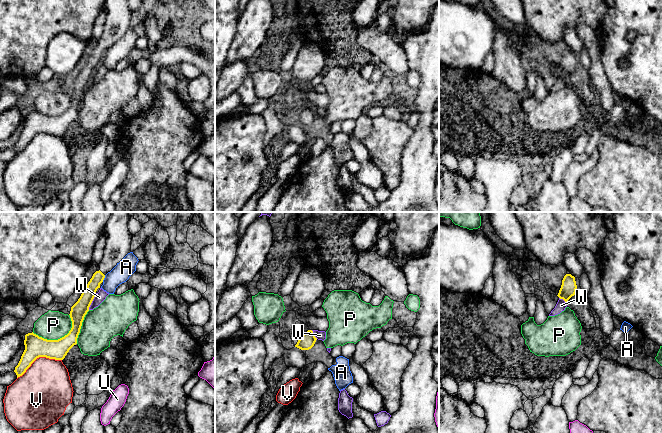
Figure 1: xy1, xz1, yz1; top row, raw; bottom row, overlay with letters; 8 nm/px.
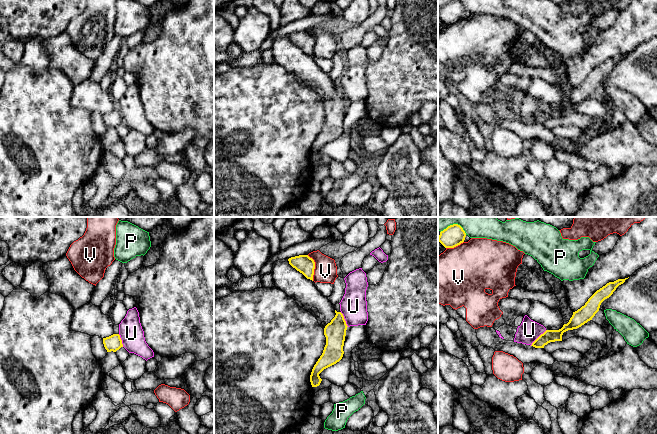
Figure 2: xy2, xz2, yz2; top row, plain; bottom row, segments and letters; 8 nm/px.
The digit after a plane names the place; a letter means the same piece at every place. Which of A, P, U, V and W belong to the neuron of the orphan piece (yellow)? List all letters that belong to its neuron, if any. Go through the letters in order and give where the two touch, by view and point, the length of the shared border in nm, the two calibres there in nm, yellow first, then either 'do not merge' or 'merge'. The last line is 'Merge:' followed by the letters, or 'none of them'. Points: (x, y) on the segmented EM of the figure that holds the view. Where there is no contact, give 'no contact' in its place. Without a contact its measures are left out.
A: xy1 (104, 277) | 60 nm | 110/150 nm | do not merge
P: xy1 (58, 339) | 340 nm | 170/240 nm | do not merge
U: yz2 (538, 337) | 180 nm | 100/170 nm | do not merge
V: xy1 (38, 357) | 400 nm | 170/400 nm | do not merge
W: xy1 (92, 300) | 150 nm | 130/80 nm | do not merge
Merge: none of them

